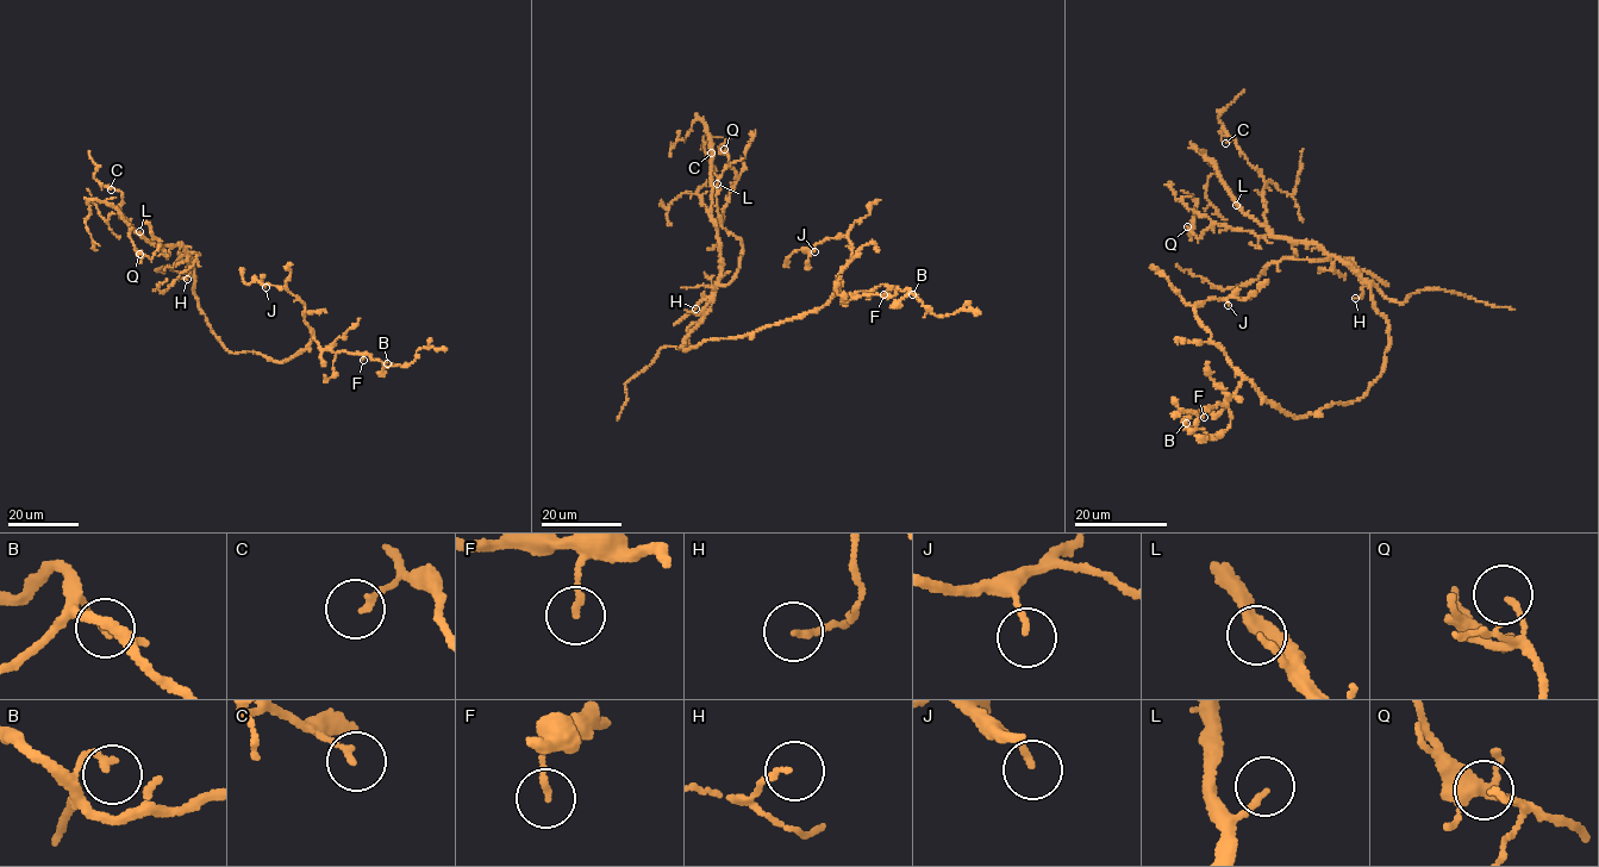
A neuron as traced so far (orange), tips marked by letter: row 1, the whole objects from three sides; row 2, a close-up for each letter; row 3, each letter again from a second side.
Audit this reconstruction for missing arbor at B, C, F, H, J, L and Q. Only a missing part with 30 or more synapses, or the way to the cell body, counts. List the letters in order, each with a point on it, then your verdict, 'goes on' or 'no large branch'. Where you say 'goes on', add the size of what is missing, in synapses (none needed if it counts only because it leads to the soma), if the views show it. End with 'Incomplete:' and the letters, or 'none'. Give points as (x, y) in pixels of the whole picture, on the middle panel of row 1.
B: (912, 294) | no large branch
C: (711, 153) | no large branch
F: (884, 294) | no large branch
H: (695, 309) | no large branch
J: (814, 251) | no large branch
L: (717, 183) | no large branch
Q: (724, 149) | no large branch
Incomplete: none

